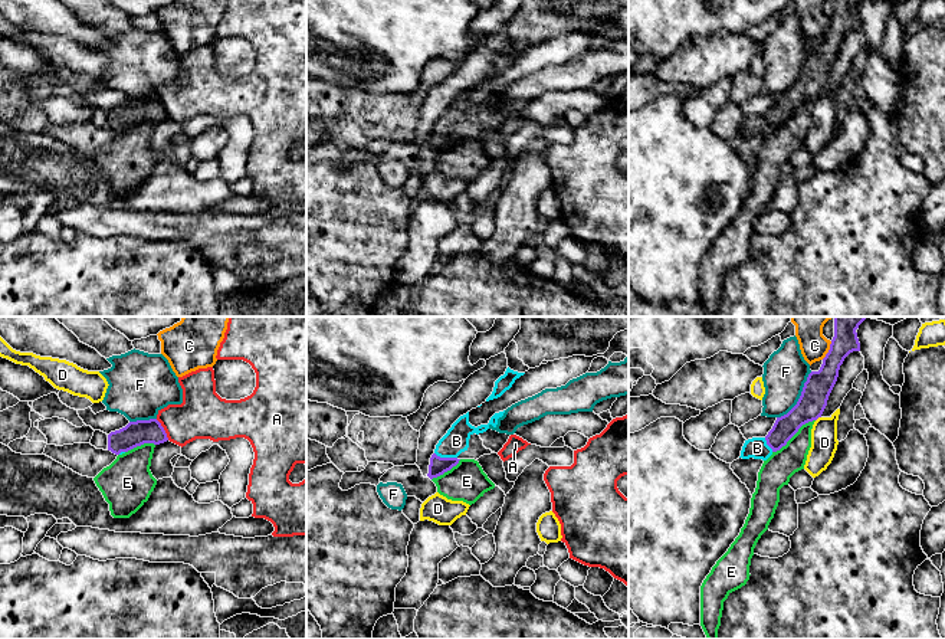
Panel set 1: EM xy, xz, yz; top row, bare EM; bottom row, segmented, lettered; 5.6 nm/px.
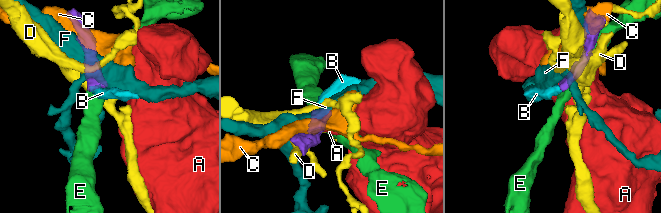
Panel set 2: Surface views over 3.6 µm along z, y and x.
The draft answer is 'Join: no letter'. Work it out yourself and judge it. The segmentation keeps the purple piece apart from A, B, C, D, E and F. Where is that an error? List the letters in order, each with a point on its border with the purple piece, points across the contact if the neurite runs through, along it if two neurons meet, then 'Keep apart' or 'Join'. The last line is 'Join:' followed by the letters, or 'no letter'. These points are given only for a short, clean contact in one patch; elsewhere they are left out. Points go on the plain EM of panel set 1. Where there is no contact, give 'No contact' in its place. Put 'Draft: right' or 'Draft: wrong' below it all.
A: Touches purple at xy (163, 107). Boundary: xy (156, 97), (169, 117). Keep apart
B: Touches purple at xz (446, 136). Path across: xz (437, 144), (446, 136), (446, 128), (456, 118). Join
C: Touches purple at yz (829, 28). Keep apart
D: Touches purple at yz (817, 95). Boundary: yz (820, 94), (816, 98). Keep apart
E: Touches purple at yz (794, 111). Keep apart
F: Touches purple at yz (800, 75). Keep apart
Join: B
Draft: wrong

